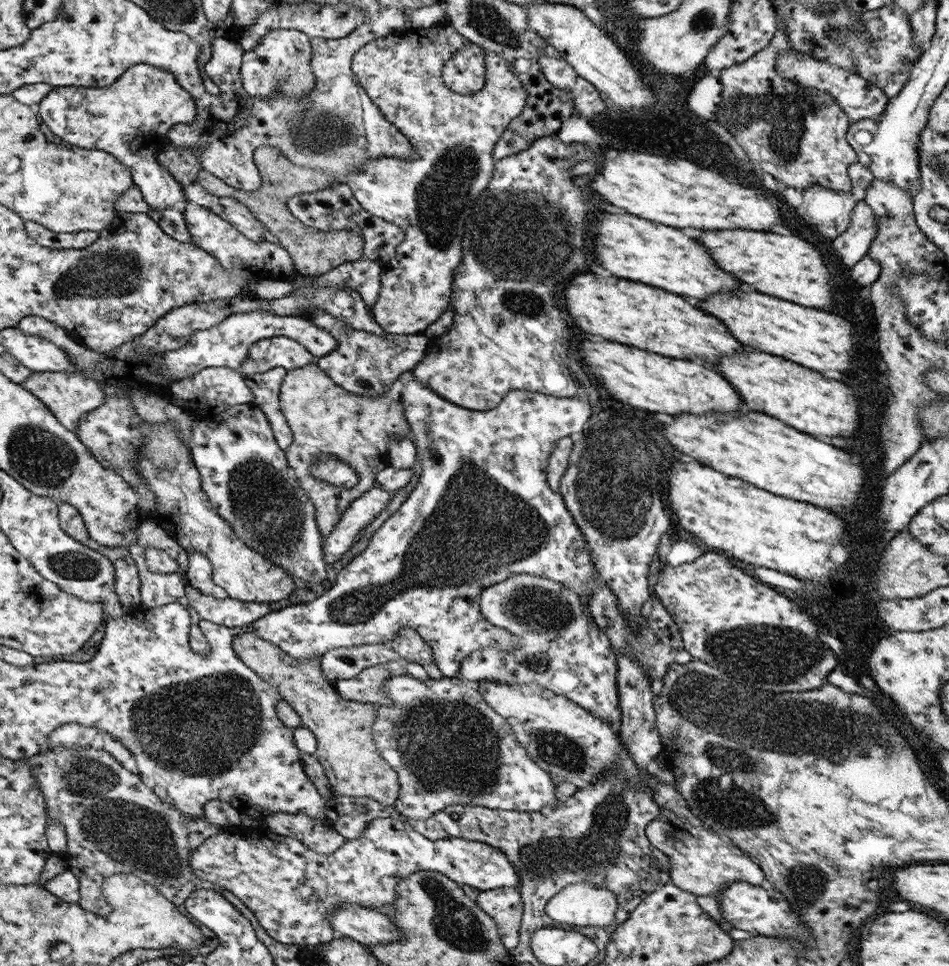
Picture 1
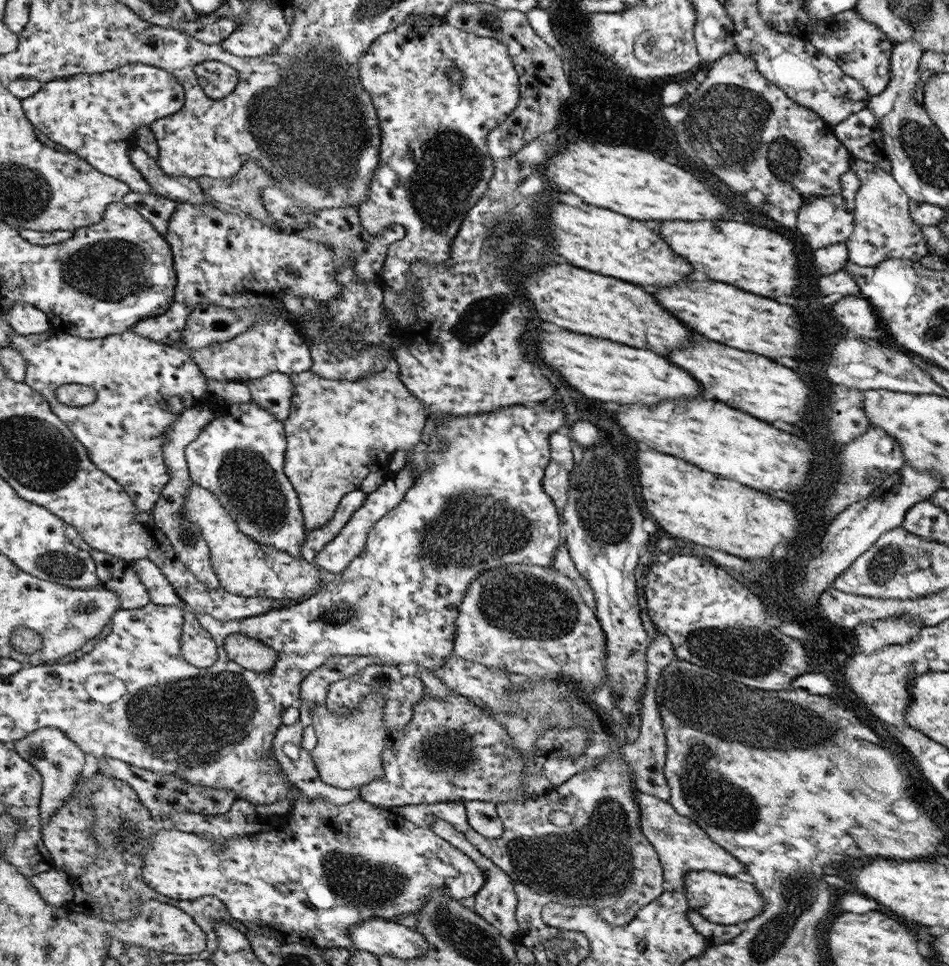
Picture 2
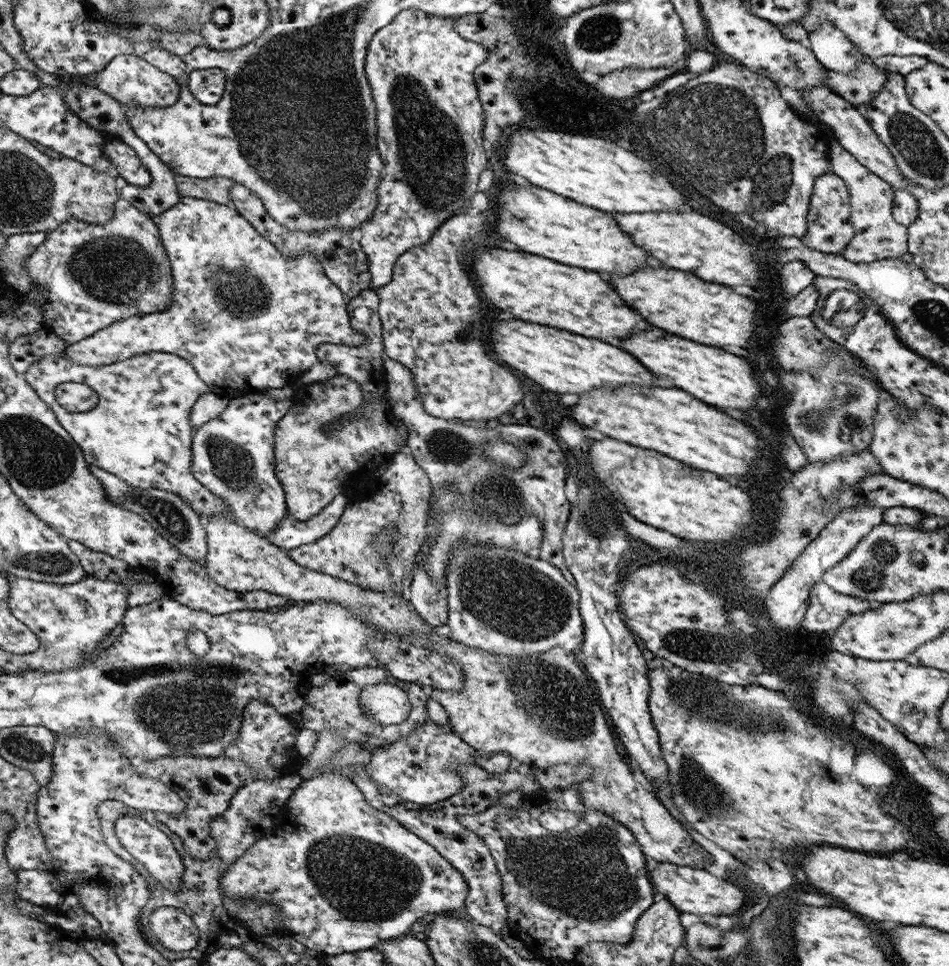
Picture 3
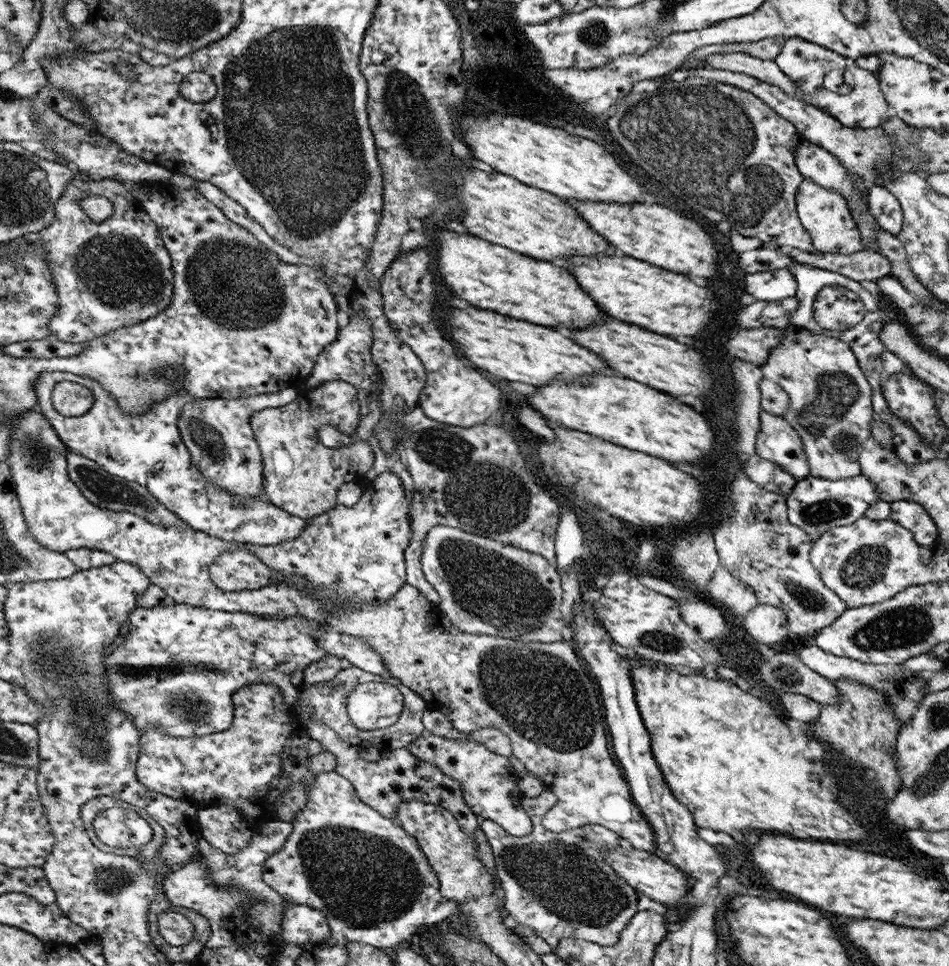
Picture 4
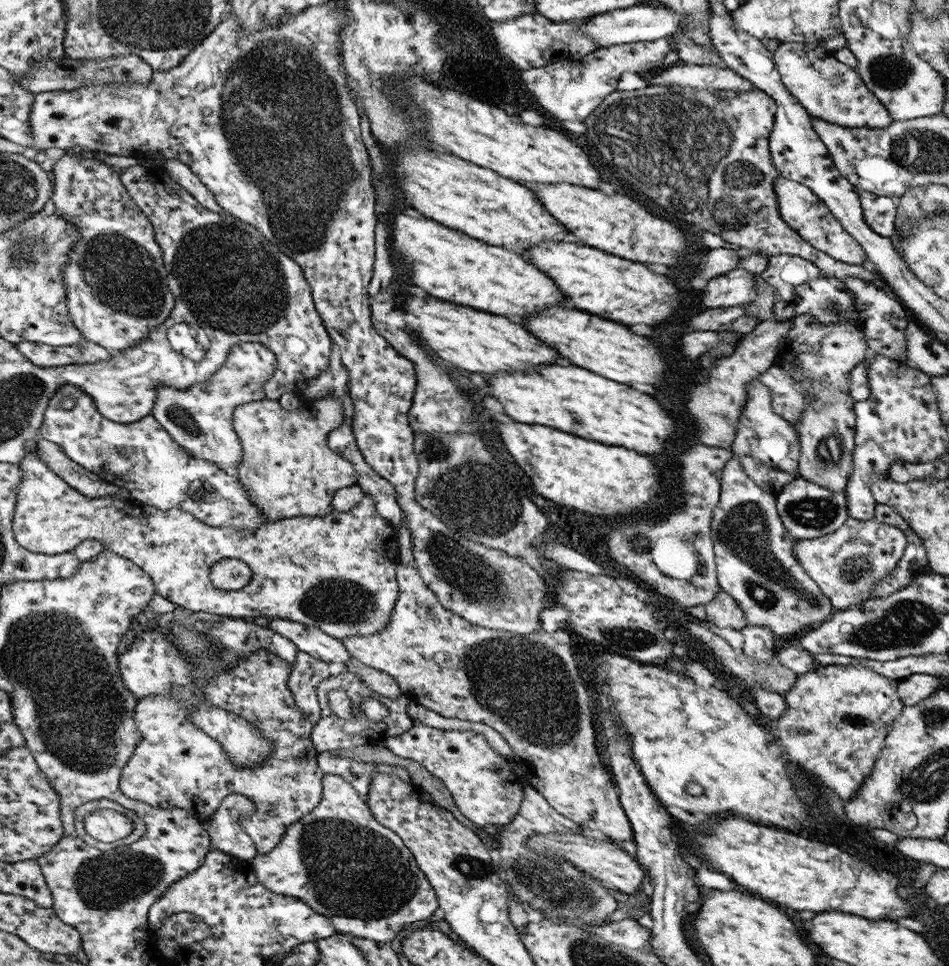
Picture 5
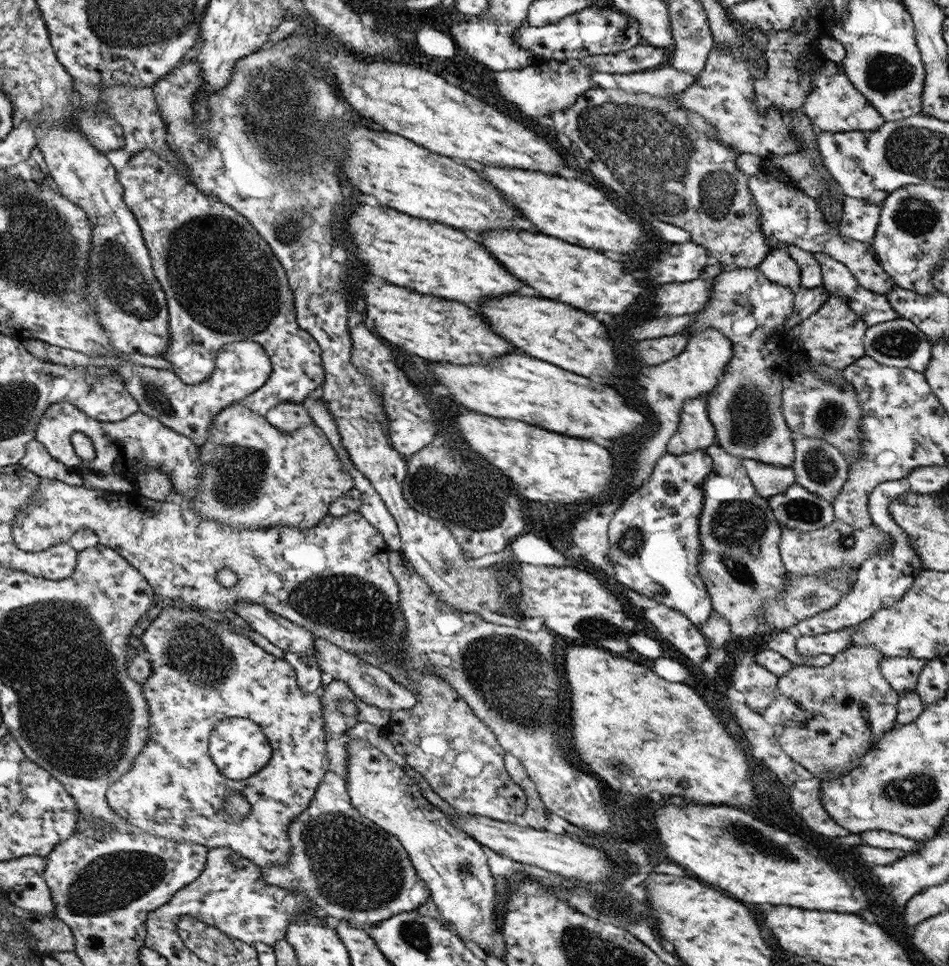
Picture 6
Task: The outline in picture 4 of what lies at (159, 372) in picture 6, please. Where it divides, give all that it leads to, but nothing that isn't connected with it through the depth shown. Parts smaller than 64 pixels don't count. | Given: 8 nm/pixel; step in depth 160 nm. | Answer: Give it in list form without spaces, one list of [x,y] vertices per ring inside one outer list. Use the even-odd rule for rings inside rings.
[[[296,389],[259,394],[246,398],[194,399],[183,406],[178,415],[183,442],[194,459],[200,474],[221,489],[232,493],[236,503],[243,505],[266,494],[263,455],[250,426],[250,415],[262,409],[278,408],[300,398]]]

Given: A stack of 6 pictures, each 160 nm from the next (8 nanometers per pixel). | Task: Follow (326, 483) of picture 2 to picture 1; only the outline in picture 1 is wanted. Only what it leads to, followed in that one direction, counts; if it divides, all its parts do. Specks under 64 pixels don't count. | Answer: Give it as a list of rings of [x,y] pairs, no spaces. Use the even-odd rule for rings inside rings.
[[[316,360],[308,366],[287,371],[281,384],[279,399],[281,411],[284,413],[293,434],[292,442],[284,448],[287,461],[291,463],[296,479],[304,492],[306,492],[310,502],[314,505],[318,530],[324,537],[327,537],[338,526],[351,502],[358,497],[362,497],[367,490],[374,488],[379,474],[390,465],[390,444],[394,437],[412,438],[411,423],[407,421],[402,400],[395,401],[394,398],[390,397],[389,393],[379,397],[365,397],[354,394],[352,391],[347,391],[328,375],[327,371],[318,366]],[[322,454],[331,454],[342,462],[349,464],[356,471],[356,475],[360,475],[358,476],[360,483],[345,489],[344,487],[312,478],[311,466],[315,464],[316,459],[320,458]]]

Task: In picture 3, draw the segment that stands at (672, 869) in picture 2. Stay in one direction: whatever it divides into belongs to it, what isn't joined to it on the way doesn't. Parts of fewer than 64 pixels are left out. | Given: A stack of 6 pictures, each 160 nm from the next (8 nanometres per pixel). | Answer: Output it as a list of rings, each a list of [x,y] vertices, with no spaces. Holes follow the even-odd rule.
[[[213,514],[211,518],[204,520],[203,527],[207,532],[205,556],[207,573],[221,587],[241,593],[263,590],[287,596],[291,601],[316,602],[323,600],[324,602],[342,603],[348,610],[359,614],[359,618],[366,618],[367,624],[378,626],[379,630],[383,630],[388,636],[408,640],[428,650],[433,650],[444,658],[446,656],[451,658],[451,662],[463,668],[464,690],[454,692],[454,690],[433,688],[430,691],[430,697],[444,707],[449,717],[449,723],[454,726],[455,733],[460,736],[460,739],[466,740],[481,754],[511,754],[517,766],[528,765],[534,770],[550,768],[560,762],[568,764],[568,766],[581,766],[581,764],[587,766],[593,770],[591,777],[573,784],[573,786],[577,786],[580,797],[583,797],[583,805],[588,806],[588,811],[608,812],[612,819],[622,822],[635,835],[643,853],[649,860],[652,860],[653,863],[668,861],[680,866],[699,869],[706,869],[713,863],[710,853],[694,841],[686,827],[654,798],[652,792],[644,790],[642,784],[638,784],[634,780],[634,776],[630,774],[628,766],[624,764],[624,760],[620,758],[620,754],[616,750],[612,730],[598,704],[597,687],[594,686],[594,681],[588,680],[586,670],[582,670],[578,666],[575,655],[568,654],[560,647],[546,653],[519,657],[495,655],[488,651],[473,649],[464,643],[453,641],[446,630],[429,625],[427,619],[415,609],[406,594],[396,596],[374,592],[354,583],[304,568],[296,560],[292,560],[285,553],[285,549],[270,543],[264,536],[226,518],[223,514]]]

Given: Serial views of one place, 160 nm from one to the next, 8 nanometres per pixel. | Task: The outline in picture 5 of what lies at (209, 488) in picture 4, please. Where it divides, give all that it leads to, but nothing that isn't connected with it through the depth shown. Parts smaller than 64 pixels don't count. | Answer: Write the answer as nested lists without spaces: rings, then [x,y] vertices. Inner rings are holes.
[[[63,384],[54,394],[54,398],[44,416],[44,426],[39,430],[39,437],[57,444],[66,456],[90,470],[90,473],[98,475],[100,479],[130,491],[133,500],[160,510],[182,509],[188,511],[197,519],[208,523],[208,526],[236,527],[237,529],[255,531],[259,529],[260,525],[270,522],[270,518],[265,518],[261,514],[261,510],[255,506],[255,502],[251,502],[250,494],[247,494],[246,486],[243,486],[242,482],[216,464],[195,461],[192,454],[185,447],[180,446],[180,443],[172,438],[171,433],[154,416],[144,417],[139,424],[124,425],[112,422],[111,419],[104,418],[96,410],[92,397],[71,384]],[[66,394],[69,395],[69,398],[75,397],[74,409],[62,410],[57,407],[58,399],[65,398]]]

